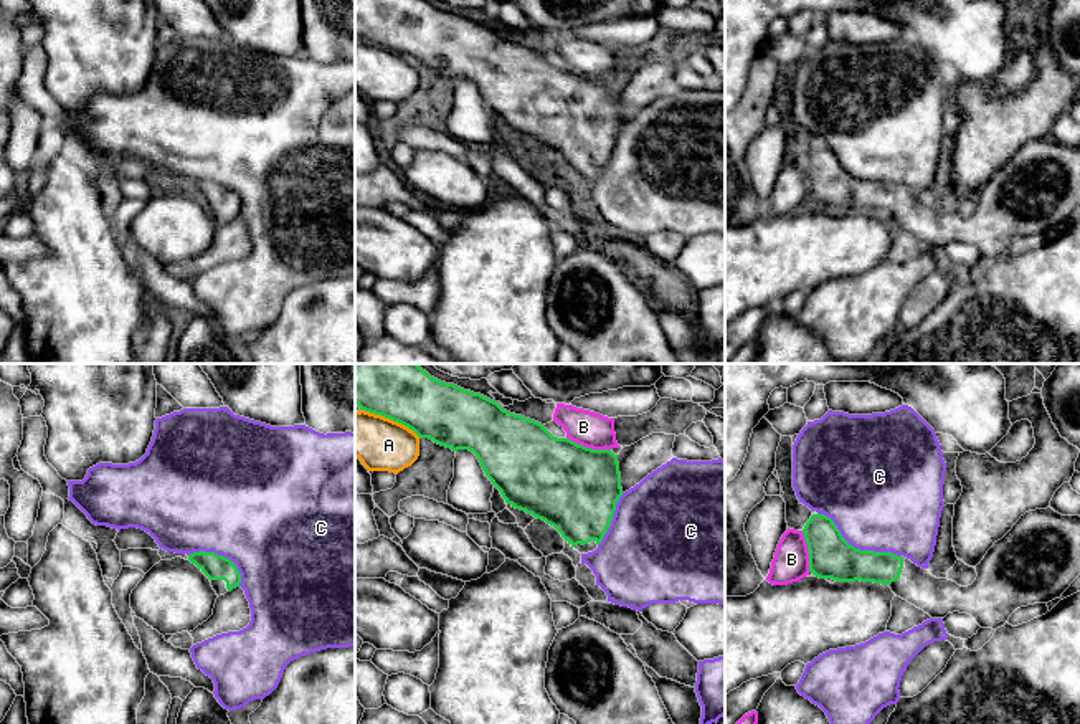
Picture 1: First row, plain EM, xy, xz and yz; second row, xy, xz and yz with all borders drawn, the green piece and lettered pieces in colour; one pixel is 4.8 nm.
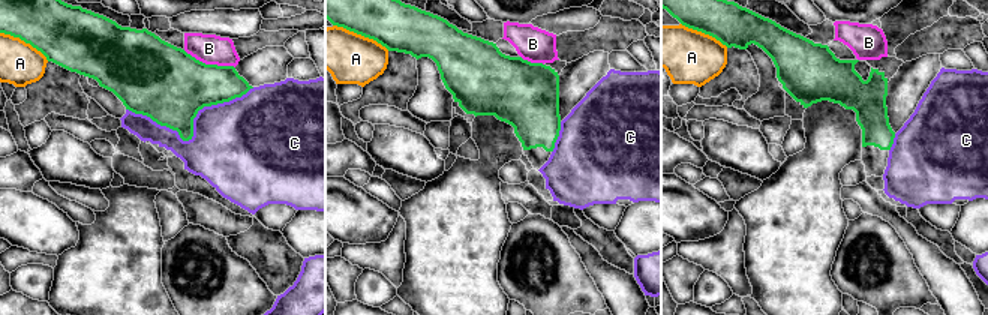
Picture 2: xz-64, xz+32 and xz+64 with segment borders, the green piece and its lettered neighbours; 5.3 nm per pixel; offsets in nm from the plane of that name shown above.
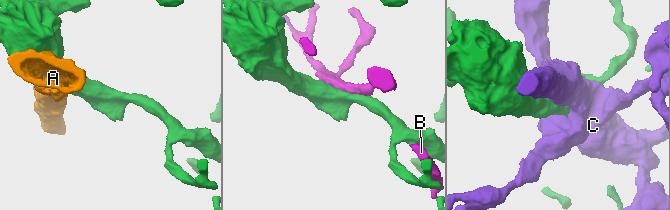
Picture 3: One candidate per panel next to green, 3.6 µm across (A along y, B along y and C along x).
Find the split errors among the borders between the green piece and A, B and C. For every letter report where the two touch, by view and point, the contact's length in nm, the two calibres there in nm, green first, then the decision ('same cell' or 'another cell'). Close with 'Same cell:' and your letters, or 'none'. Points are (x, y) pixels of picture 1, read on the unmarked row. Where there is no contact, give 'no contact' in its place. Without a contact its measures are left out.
A: contact xz (390, 48); length 320 nm; calibres 280 and 260 nm; another cell
B: contact xz (588, 78); length 220 nm; calibres 420 and 170 nm; another cell
C: contact yz (857, 179); length 460 nm; calibres 220 and 460 nm; another cell
Same cell: none

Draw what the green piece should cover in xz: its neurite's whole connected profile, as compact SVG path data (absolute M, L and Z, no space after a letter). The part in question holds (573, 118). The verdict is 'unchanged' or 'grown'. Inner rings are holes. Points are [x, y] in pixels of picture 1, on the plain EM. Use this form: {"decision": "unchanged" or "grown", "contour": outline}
{"decision": "grown", "contour": "M355 0L355 33L360 40L408 56L419 68L429 68L452 81L472 81L507 134L553 155L580 183L596 180L611 155L623 126L618 84L611 79L591 79L568 68L557 68L545 55L510 43L481 23L441 12L426 0Z"}

